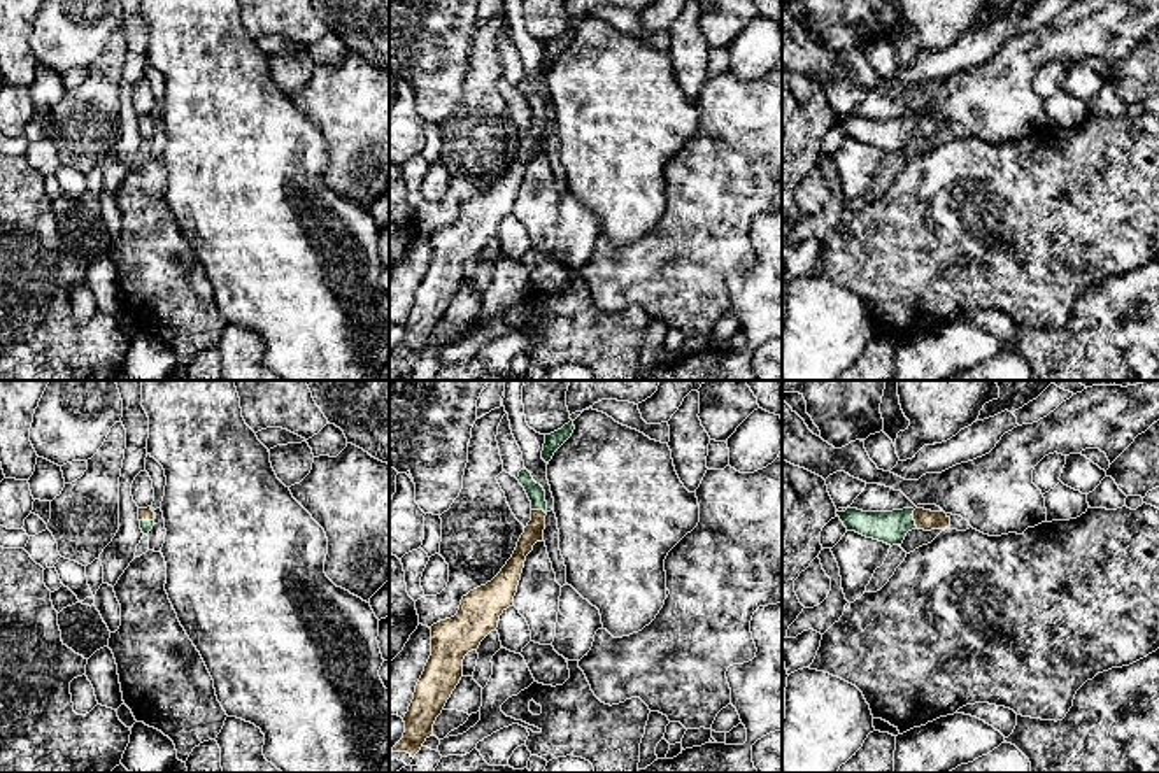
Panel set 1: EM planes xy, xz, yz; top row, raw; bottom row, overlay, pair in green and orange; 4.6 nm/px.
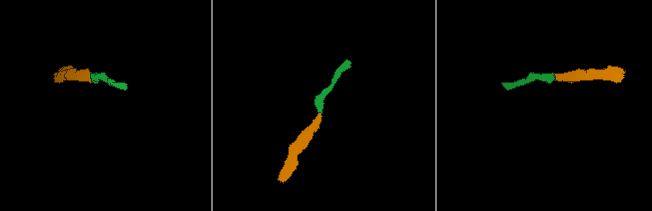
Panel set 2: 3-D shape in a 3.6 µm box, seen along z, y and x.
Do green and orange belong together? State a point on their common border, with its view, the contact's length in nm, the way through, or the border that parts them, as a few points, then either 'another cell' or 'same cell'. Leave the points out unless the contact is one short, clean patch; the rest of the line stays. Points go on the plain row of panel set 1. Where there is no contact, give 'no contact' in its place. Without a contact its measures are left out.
yz (912, 125) | 100 nm | across yz (891, 135), (912, 125), (924, 127) | same cell

